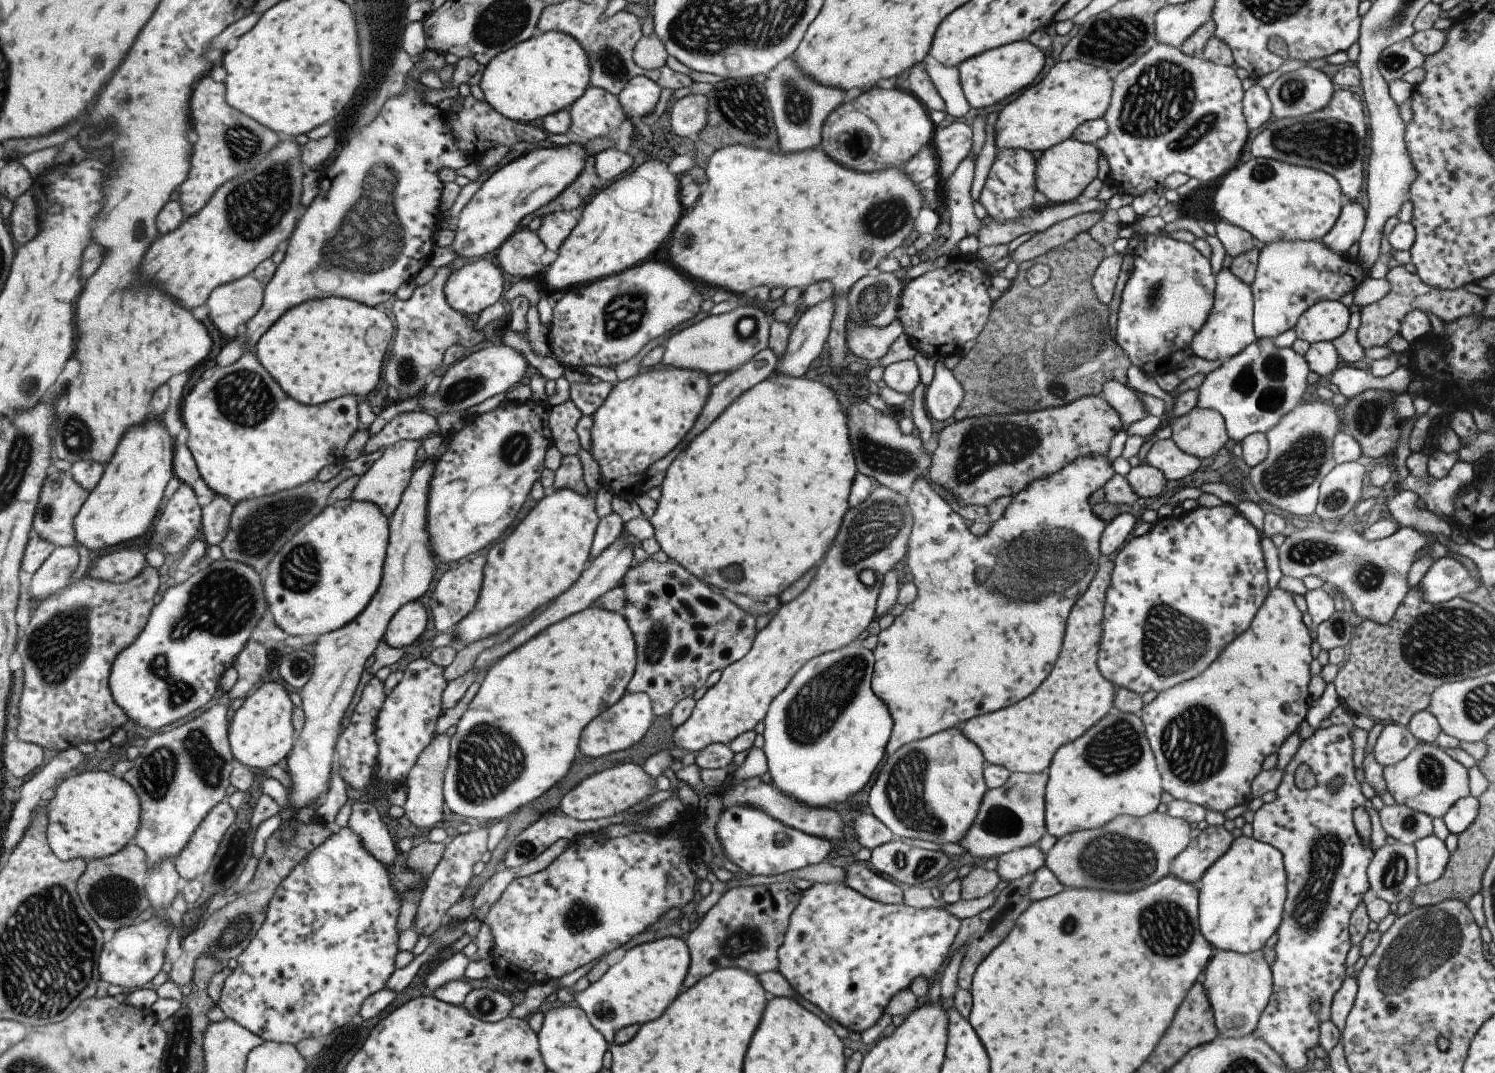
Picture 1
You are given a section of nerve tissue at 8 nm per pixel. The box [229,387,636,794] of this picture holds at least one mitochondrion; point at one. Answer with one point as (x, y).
(260, 531)

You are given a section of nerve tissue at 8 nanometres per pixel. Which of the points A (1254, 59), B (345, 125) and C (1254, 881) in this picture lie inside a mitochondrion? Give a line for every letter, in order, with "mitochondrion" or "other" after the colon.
A: other
B: other
C: other

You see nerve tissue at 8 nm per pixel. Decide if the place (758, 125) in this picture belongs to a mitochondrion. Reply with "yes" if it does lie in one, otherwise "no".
yes

